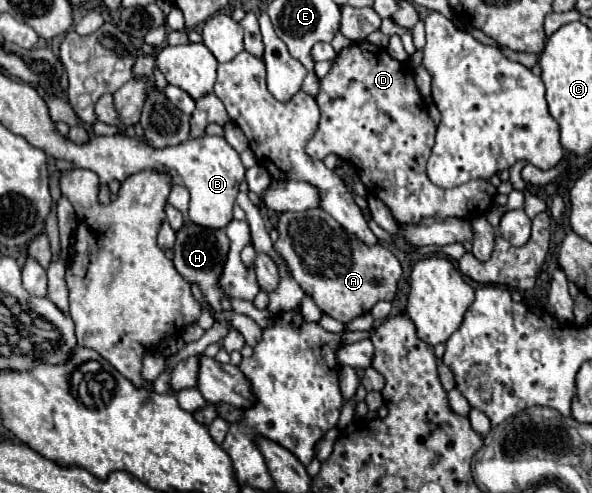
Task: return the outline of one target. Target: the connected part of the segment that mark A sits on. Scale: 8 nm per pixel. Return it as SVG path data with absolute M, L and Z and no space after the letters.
M308 209L308 213L282 213L278 219L280 239L274 251L282 257L290 277L306 295L332 319L348 323L368 313L376 301L394 299L398 279L402 275L400 261L380 243L366 247L324 209Z

